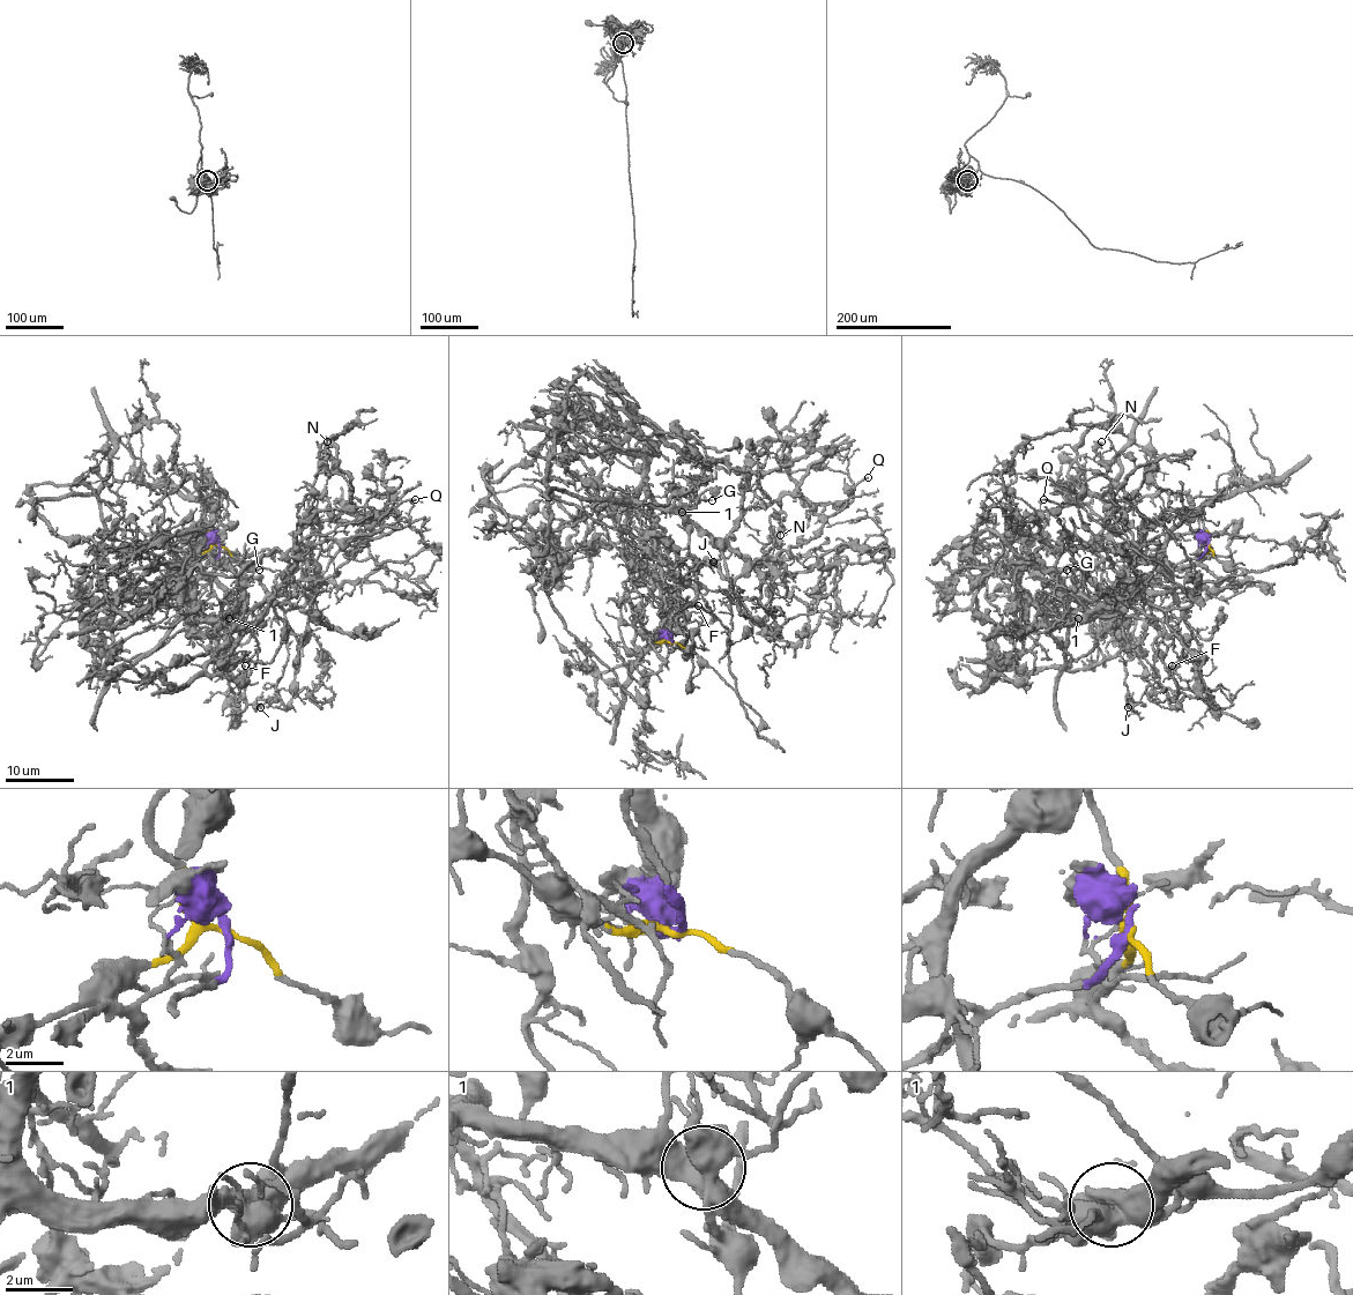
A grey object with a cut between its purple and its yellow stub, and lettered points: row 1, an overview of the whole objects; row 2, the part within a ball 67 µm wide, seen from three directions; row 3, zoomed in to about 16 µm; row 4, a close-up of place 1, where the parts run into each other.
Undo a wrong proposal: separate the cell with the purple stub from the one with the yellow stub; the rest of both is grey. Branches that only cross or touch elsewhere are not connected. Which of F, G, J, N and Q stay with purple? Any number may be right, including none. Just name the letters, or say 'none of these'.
F, J, N

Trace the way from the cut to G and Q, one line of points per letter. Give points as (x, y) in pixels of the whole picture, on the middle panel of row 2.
G: (670, 642), (655, 635), (663, 622), (663, 600), (684, 607), (694, 596), (690, 500), (712, 500)
Q: (670, 642), (655, 635), (663, 600), (684, 607), (706, 560), (737, 579), (757, 560), (817, 534), (868, 477)

